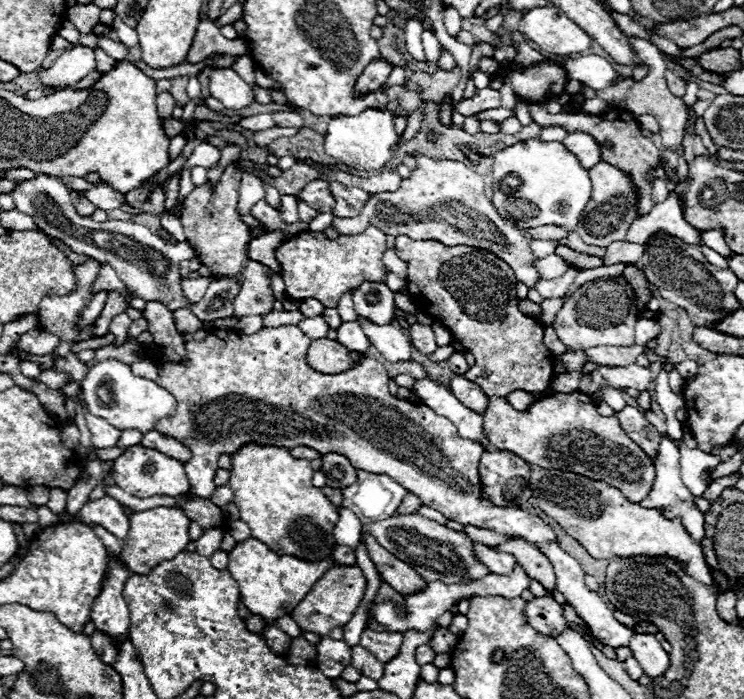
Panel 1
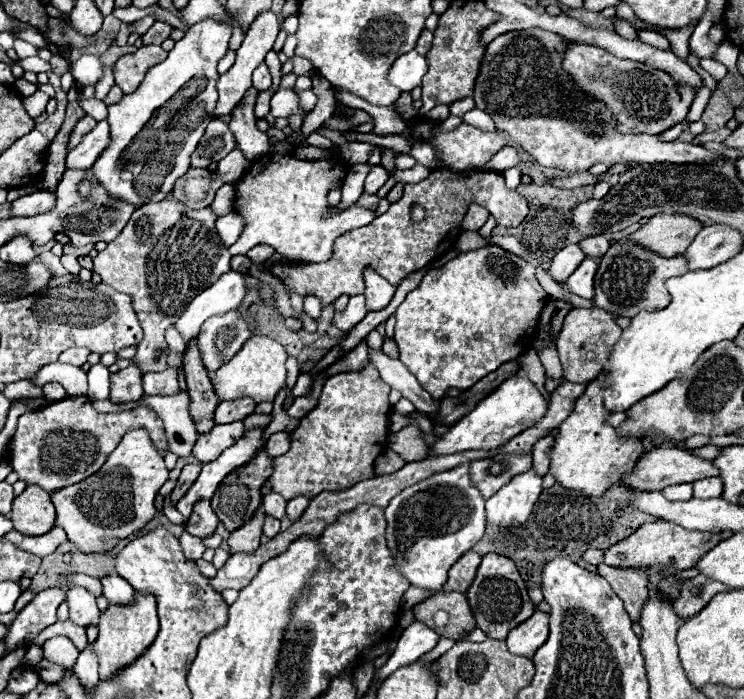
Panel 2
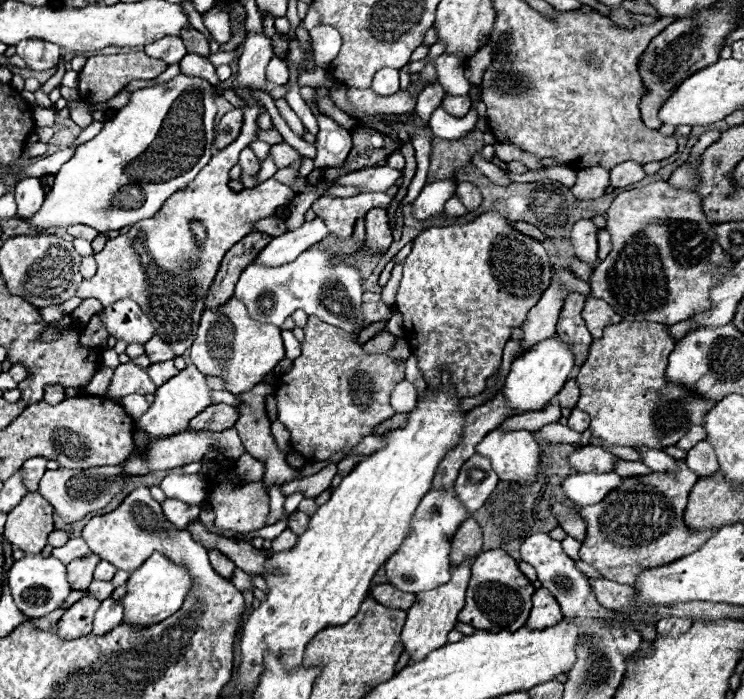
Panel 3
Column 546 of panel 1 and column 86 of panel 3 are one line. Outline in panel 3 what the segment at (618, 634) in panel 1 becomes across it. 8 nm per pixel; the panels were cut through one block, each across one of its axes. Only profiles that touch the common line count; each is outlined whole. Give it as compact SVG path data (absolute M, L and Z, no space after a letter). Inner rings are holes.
M72 538L62 548L54 548L52 556L56 556L58 560L64 560L64 564L70 564L72 560L78 560L80 556L88 556L88 552L90 552L88 544L82 538Z

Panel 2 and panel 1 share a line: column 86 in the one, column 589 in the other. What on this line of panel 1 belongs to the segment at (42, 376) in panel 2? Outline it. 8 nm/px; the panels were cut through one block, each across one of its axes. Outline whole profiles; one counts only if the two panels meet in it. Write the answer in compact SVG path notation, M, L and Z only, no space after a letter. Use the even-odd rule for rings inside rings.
M630 364L630 366L598 366L592 372L592 382L588 382L586 376L582 376L580 380L580 392L588 392L594 390L602 378L616 388L636 388L636 390L646 390L650 384L650 368L638 366L638 364Z

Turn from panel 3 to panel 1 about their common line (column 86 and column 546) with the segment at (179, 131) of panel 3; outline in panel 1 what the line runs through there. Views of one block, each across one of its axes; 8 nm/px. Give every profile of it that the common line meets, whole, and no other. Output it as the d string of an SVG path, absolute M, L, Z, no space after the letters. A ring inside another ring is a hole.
M530 138L502 148L492 164L492 204L498 214L522 230L536 226L562 226L576 230L578 218L590 200L588 170L562 142L542 142Z

